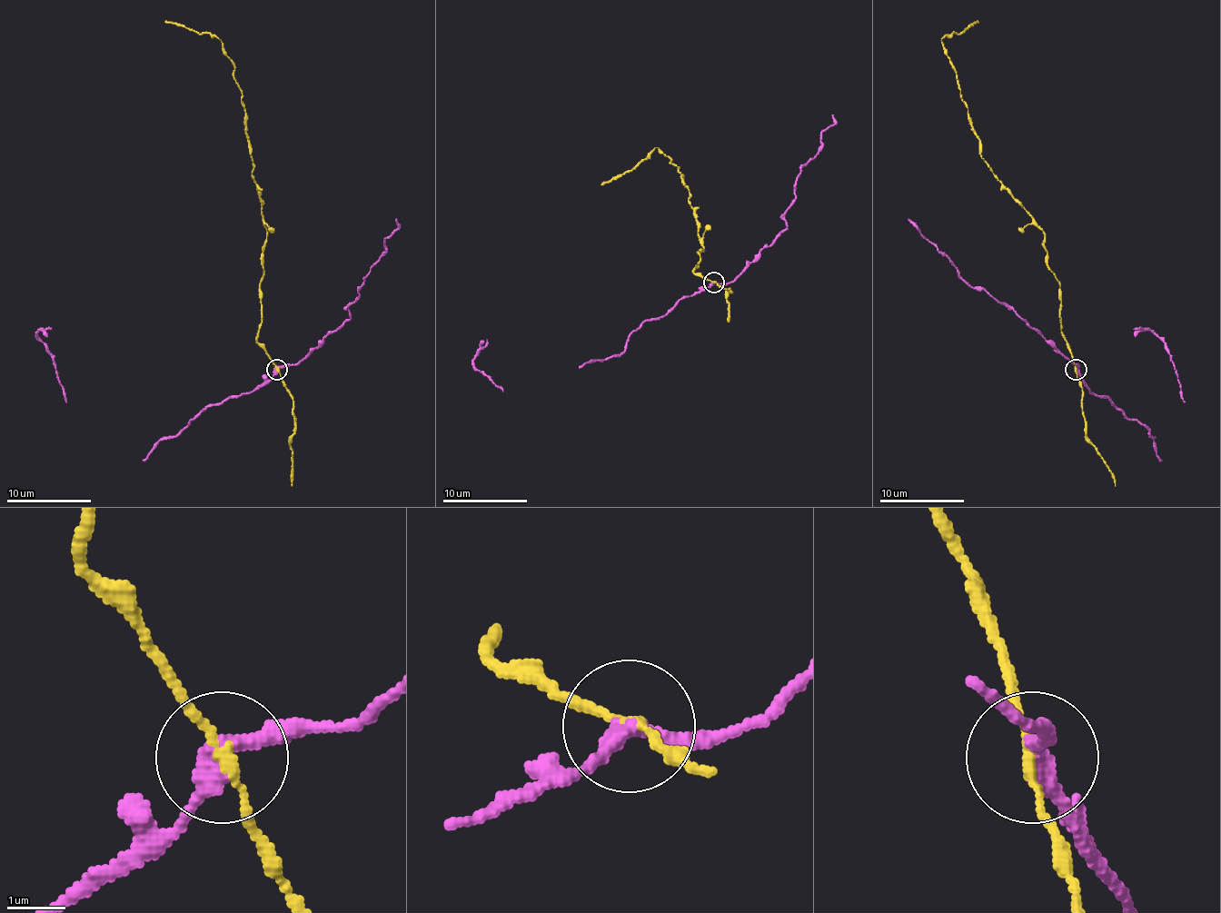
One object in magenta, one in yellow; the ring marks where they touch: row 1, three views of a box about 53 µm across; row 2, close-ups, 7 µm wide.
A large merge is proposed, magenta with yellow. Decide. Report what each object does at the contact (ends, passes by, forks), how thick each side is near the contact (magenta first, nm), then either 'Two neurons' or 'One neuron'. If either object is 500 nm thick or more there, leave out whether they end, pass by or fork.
At the ring magenta passes by. At the ring yellow passes by. Thickness 320 nm (magenta) against 150 nm. Two neurons

